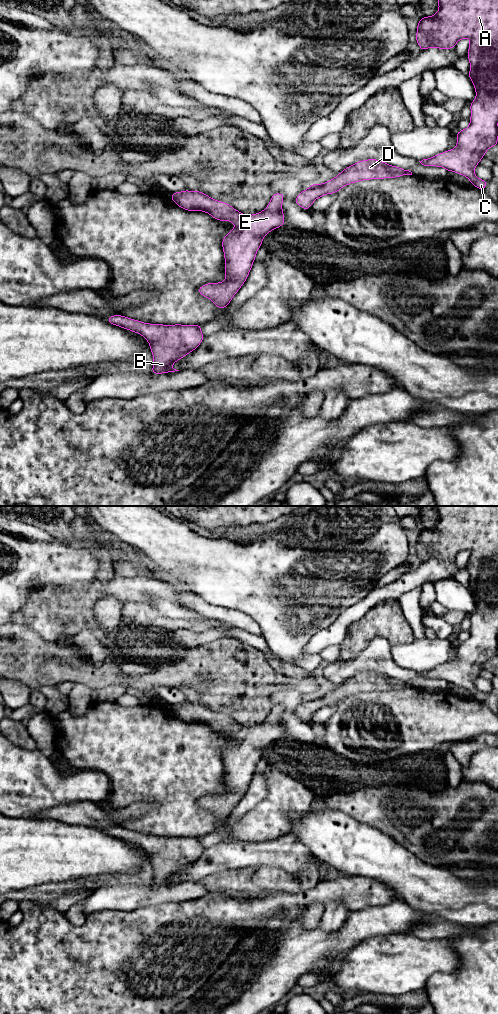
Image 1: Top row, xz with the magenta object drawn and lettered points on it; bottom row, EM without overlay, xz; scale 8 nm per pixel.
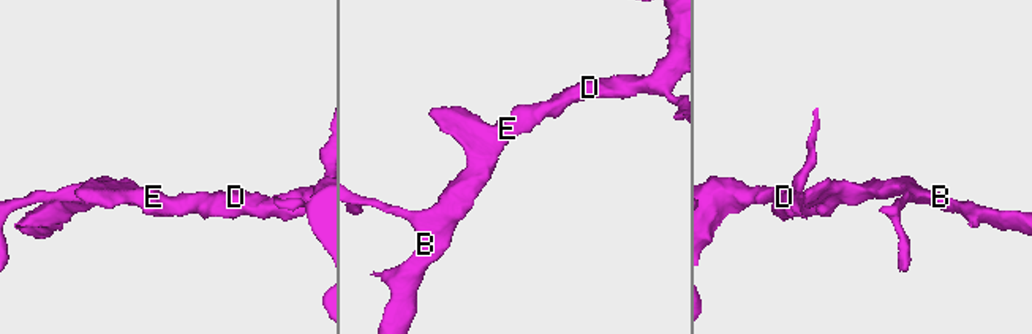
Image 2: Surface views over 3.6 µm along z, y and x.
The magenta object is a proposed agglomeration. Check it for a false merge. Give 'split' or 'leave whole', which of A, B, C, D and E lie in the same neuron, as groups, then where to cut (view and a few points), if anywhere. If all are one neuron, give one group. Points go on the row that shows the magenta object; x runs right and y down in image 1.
leave whole | A B C D E | no cut

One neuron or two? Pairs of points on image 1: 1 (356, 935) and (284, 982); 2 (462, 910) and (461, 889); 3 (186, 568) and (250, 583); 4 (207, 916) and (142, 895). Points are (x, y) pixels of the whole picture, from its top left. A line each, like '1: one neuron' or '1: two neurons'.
1: one neuron
2: one neuron
3: one neuron
4: two neurons

